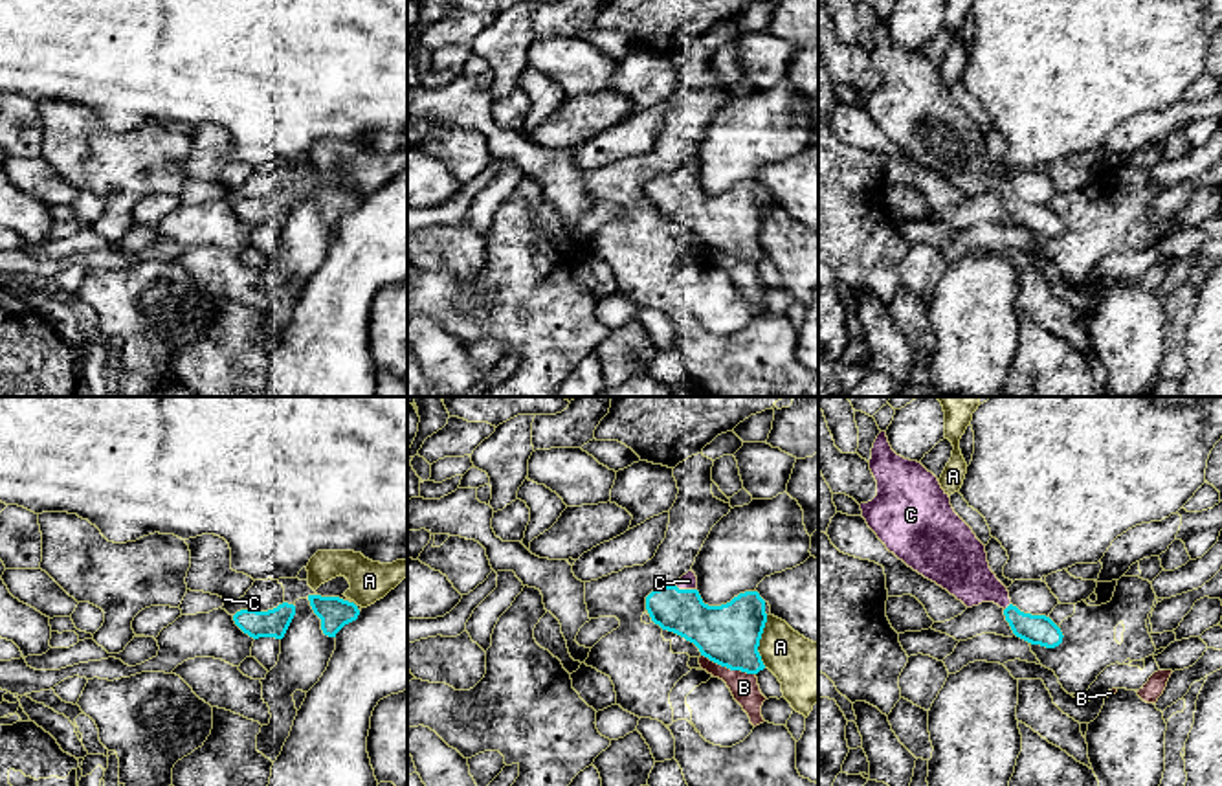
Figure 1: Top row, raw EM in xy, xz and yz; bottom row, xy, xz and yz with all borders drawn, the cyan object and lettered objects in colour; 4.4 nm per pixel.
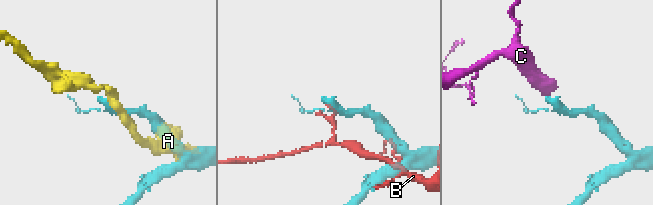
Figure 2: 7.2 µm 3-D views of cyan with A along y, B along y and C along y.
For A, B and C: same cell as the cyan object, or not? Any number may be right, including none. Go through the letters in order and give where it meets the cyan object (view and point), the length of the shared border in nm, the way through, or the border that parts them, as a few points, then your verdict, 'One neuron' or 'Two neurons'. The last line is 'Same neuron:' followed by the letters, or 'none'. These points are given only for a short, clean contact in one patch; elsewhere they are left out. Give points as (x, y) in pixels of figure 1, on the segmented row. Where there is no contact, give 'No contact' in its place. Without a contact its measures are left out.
A: Touches cyan at xz (758, 641). Shared border 240 nm. Two neurons
B: Touches cyan at xz (729, 667). Shared border 260 nm. Two neurons
C: Touches cyan at xz (685, 590). Shared border 110 nm. One neuron
Same neuron: C

